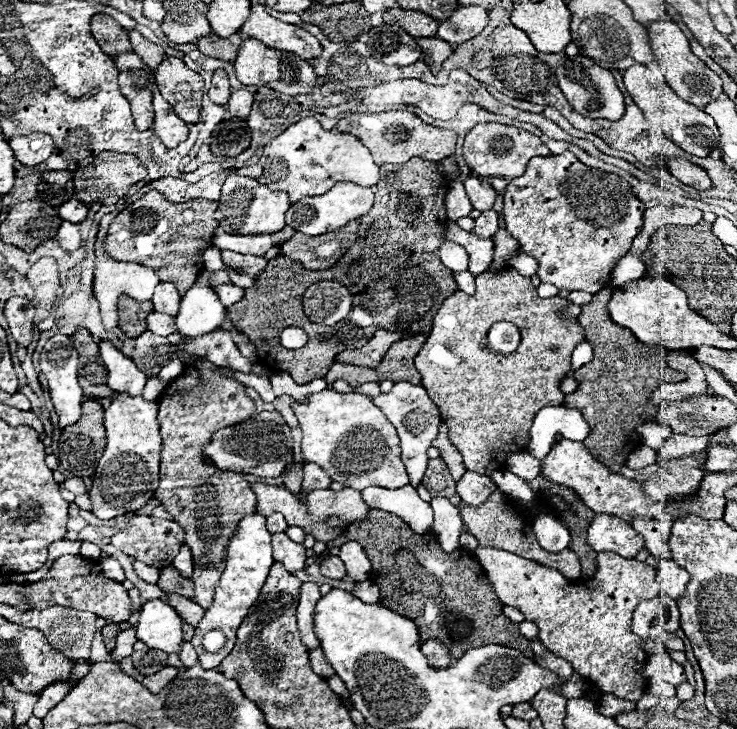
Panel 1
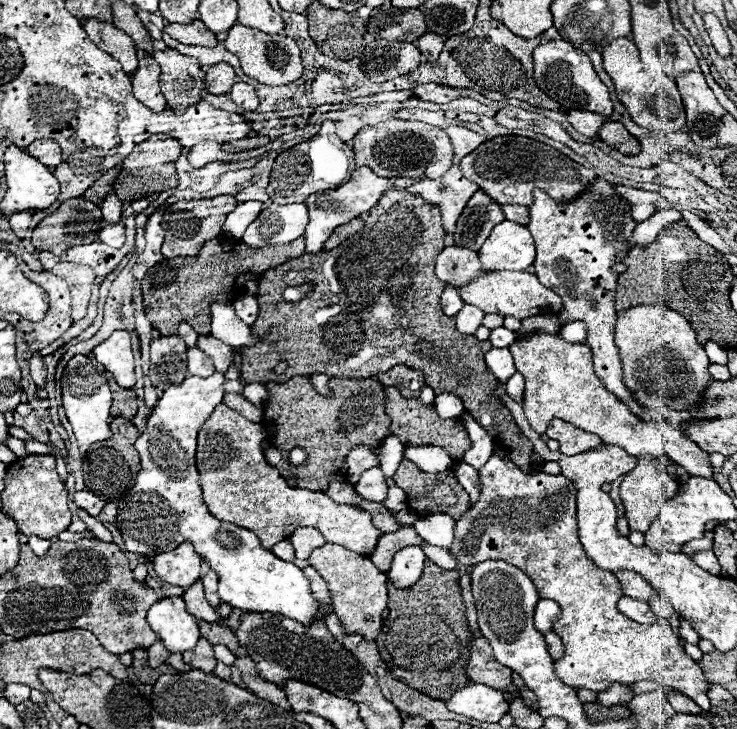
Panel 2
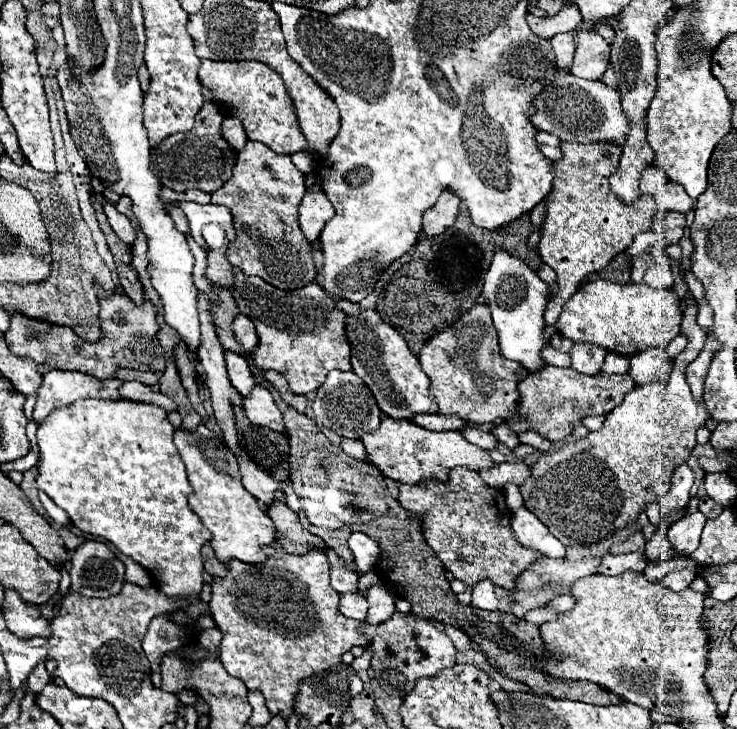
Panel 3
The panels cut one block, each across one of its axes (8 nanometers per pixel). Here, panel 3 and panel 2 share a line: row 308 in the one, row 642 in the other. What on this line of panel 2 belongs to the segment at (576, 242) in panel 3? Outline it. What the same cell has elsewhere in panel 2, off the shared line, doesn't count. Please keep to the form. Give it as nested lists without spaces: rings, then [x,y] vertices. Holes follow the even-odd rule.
[[[554,630],[544,632],[544,640],[546,640],[546,644],[548,644],[550,656],[552,656],[554,660],[560,660],[560,656],[564,654],[564,646],[562,646],[562,640],[556,636],[556,632],[554,632]]]

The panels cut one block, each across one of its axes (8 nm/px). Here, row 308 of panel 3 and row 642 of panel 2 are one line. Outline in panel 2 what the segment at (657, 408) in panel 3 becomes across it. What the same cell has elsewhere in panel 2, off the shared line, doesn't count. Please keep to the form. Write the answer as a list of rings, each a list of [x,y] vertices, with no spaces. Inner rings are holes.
[[[680,620],[680,638],[686,644],[698,644],[698,640],[700,640],[700,636],[692,630],[692,626],[686,624],[686,620]]]

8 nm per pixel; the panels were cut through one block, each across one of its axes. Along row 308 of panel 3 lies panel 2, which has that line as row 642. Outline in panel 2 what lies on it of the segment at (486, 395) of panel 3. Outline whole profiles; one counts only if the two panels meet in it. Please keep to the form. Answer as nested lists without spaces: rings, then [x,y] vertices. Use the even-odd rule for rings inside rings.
[[[482,634],[472,636],[466,674],[468,674],[470,682],[486,684],[496,690],[506,690],[508,684],[512,684],[512,670],[502,666],[500,662],[496,662],[492,646],[488,644],[488,640]]]

